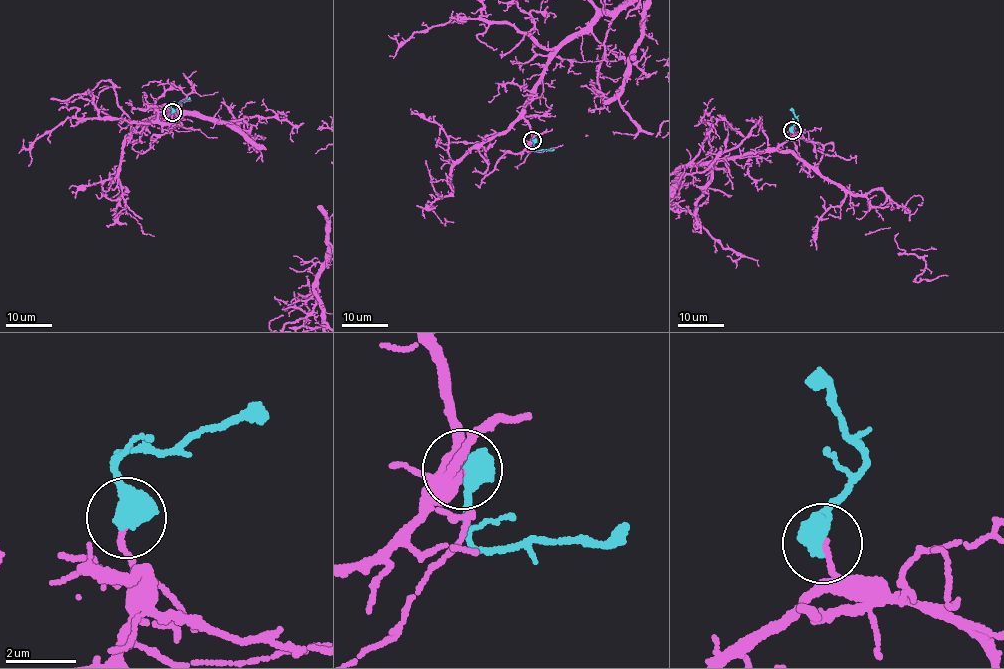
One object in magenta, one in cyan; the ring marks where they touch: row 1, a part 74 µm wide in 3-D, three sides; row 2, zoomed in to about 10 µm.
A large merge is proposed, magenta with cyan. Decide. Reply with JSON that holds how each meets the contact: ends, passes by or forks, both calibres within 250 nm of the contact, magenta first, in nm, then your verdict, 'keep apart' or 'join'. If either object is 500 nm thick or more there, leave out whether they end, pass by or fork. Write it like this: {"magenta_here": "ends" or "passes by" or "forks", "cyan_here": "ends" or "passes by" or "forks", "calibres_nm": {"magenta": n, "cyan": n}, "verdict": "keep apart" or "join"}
{"calibres_nm": {"magenta": 130, "cyan": 700}, "verdict": "keep apart"}

